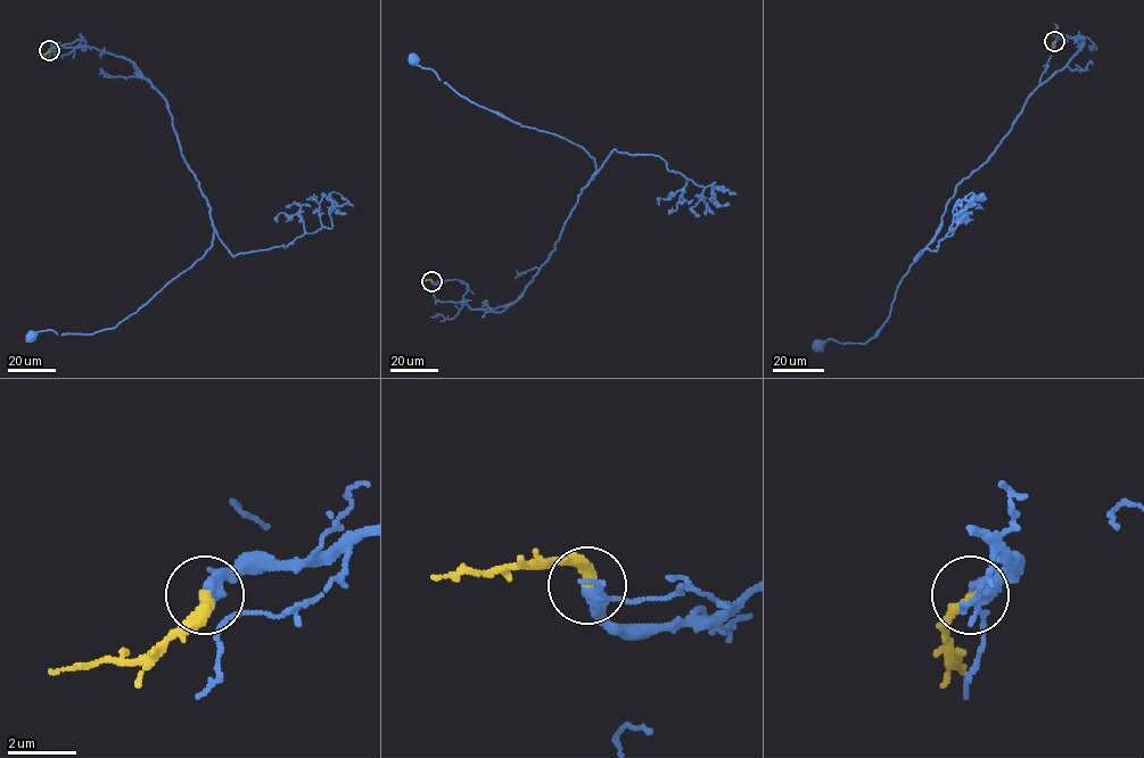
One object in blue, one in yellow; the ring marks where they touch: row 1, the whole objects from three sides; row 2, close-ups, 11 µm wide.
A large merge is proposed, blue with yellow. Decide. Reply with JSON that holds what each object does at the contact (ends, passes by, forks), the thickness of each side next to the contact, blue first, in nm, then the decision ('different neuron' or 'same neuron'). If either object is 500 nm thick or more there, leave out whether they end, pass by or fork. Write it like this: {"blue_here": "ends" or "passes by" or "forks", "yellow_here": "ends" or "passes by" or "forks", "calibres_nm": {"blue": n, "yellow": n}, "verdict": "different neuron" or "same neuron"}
{"blue_here": "forks", "yellow_here": "ends", "calibres_nm": {"blue": 280, "yellow": 340}, "verdict": "same neuron"}

